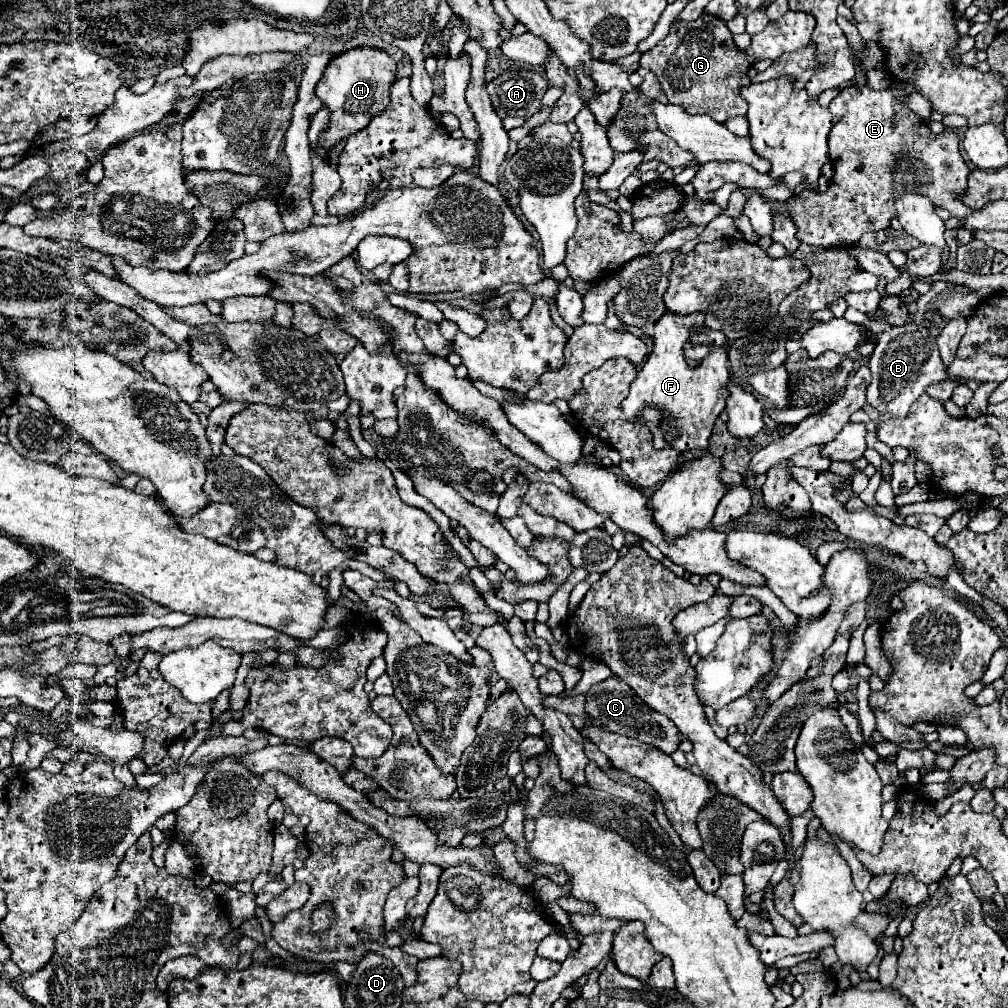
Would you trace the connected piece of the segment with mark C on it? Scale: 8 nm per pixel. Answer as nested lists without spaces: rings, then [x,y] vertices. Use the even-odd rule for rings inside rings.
[[[611,676],[611,678],[591,686],[587,696],[589,696],[589,706],[587,706],[589,716],[593,720],[597,720],[603,728],[607,728],[609,732],[633,736],[645,744],[653,744],[655,748],[659,748],[665,754],[671,754],[673,750],[679,748],[679,742],[683,740],[683,736],[679,734],[677,726],[667,716],[663,716],[663,714],[651,710],[647,704],[643,704],[643,700],[623,680],[617,680],[617,676]]]

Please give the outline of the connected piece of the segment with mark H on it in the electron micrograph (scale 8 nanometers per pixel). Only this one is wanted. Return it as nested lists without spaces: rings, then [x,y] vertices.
[[[353,48],[335,56],[317,82],[315,94],[329,110],[329,124],[319,136],[319,144],[313,152],[319,158],[327,158],[333,146],[351,134],[361,132],[373,116],[377,116],[389,104],[389,86],[395,80],[395,60],[375,48]]]

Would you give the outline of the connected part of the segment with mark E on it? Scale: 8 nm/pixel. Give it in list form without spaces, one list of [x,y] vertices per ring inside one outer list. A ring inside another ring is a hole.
[[[867,86],[863,88],[845,88],[829,104],[831,114],[839,114],[839,122],[829,132],[829,158],[835,166],[835,176],[829,182],[825,192],[803,190],[797,196],[787,200],[787,214],[797,226],[799,242],[831,248],[839,244],[855,244],[865,232],[879,232],[889,228],[889,222],[895,218],[895,200],[905,194],[927,196],[935,208],[945,208],[957,220],[967,220],[977,210],[965,206],[961,196],[967,188],[967,176],[971,174],[959,152],[959,136],[951,130],[933,136],[927,122],[923,122],[909,108],[899,104],[889,90],[873,92]]]

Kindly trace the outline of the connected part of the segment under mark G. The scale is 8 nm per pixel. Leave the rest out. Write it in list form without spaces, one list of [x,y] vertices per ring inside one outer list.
[[[701,14],[701,18],[693,22],[673,24],[669,36],[645,52],[639,64],[659,78],[671,104],[683,106],[689,114],[709,114],[713,120],[725,122],[747,112],[741,88],[749,84],[747,64],[741,60],[741,52],[735,48],[731,36],[725,22]]]

